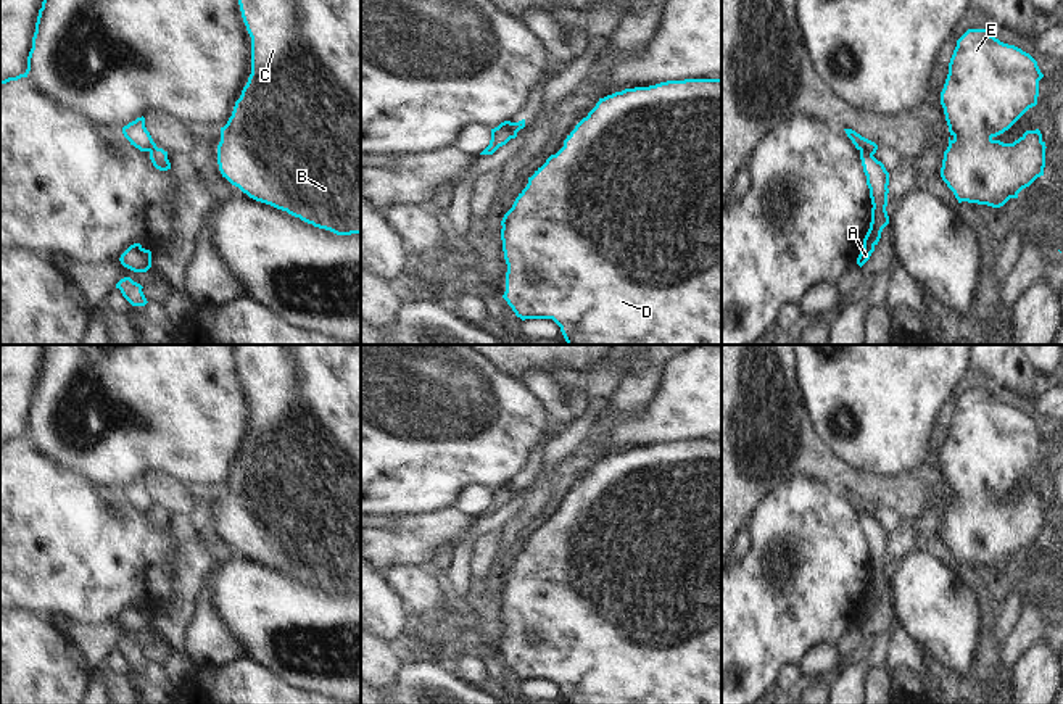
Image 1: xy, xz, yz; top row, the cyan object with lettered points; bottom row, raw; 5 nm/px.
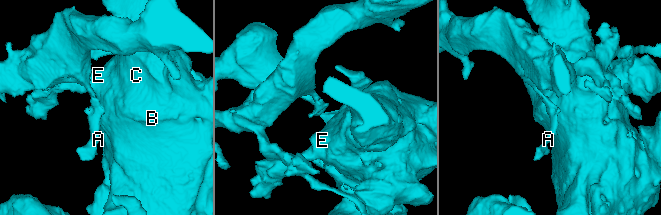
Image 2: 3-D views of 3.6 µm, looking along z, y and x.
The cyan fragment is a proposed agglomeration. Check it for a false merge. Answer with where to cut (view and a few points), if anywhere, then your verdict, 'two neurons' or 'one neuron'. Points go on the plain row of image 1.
cut in yz along (860, 509), (872, 517); two neurons

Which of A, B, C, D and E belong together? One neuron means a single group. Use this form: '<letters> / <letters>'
A / B C D E

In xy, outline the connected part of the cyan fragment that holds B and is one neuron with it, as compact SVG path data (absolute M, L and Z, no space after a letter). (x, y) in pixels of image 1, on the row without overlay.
M237 345L237 358L243 383L251 398L251 435L242 451L240 459L235 462L232 477L227 485L221 488L221 503L217 506L217 525L222 538L232 546L238 548L250 559L271 565L277 570L300 578L314 588L330 591L337 596L361 594L361 345Z

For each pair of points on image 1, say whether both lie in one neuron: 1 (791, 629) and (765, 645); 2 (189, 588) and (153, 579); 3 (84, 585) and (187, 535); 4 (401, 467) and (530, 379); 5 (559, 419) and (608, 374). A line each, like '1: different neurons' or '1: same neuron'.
1: same neuron
2: different neurons
3: different neurons
4: different neurons
5: different neurons

